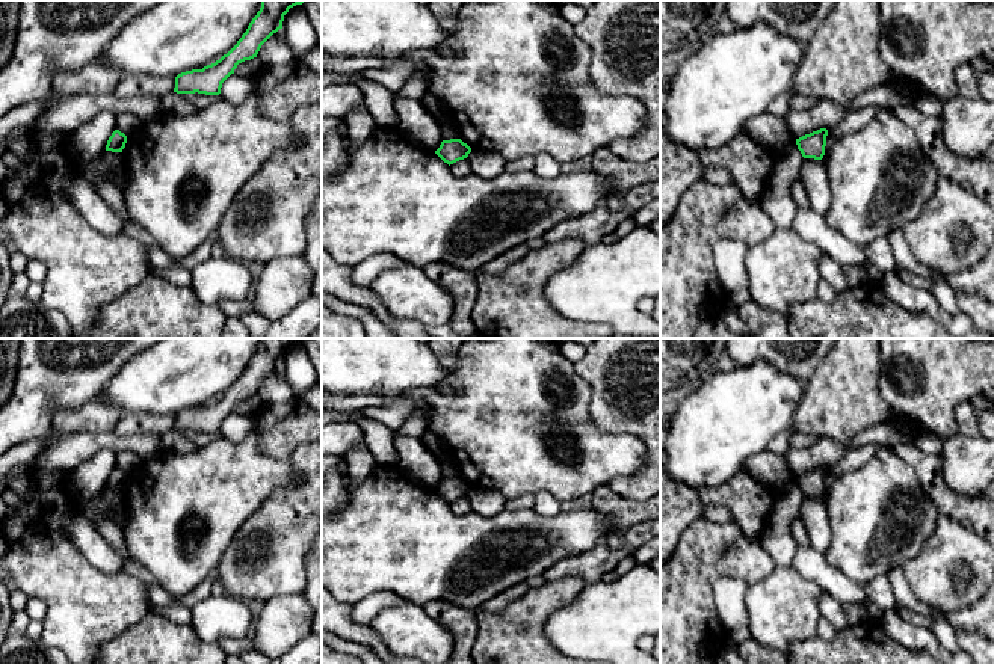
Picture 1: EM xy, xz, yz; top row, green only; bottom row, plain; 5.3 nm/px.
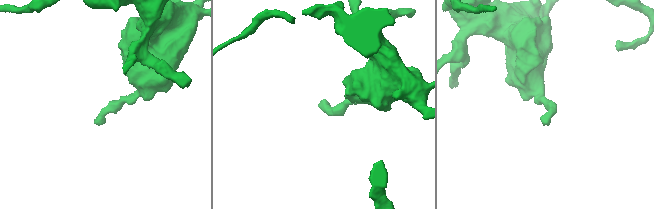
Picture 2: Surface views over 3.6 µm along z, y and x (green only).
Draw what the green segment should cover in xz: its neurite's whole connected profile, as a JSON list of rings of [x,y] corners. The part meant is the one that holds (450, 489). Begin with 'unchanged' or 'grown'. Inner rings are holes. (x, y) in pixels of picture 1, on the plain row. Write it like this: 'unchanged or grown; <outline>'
unchanged; [[[461,477],[443,478],[435,492],[449,504],[464,498],[471,490],[471,486]]]

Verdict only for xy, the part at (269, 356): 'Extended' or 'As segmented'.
As segmented

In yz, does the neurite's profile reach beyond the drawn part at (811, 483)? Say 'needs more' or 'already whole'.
already whole

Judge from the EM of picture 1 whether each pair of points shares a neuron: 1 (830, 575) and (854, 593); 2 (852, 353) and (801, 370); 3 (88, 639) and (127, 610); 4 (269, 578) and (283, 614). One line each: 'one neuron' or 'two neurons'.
1: one neuron
2: two neurons
3: one neuron
4: two neurons

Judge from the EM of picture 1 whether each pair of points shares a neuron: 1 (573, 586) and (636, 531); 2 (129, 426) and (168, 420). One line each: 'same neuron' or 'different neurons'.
1: different neurons
2: same neuron

